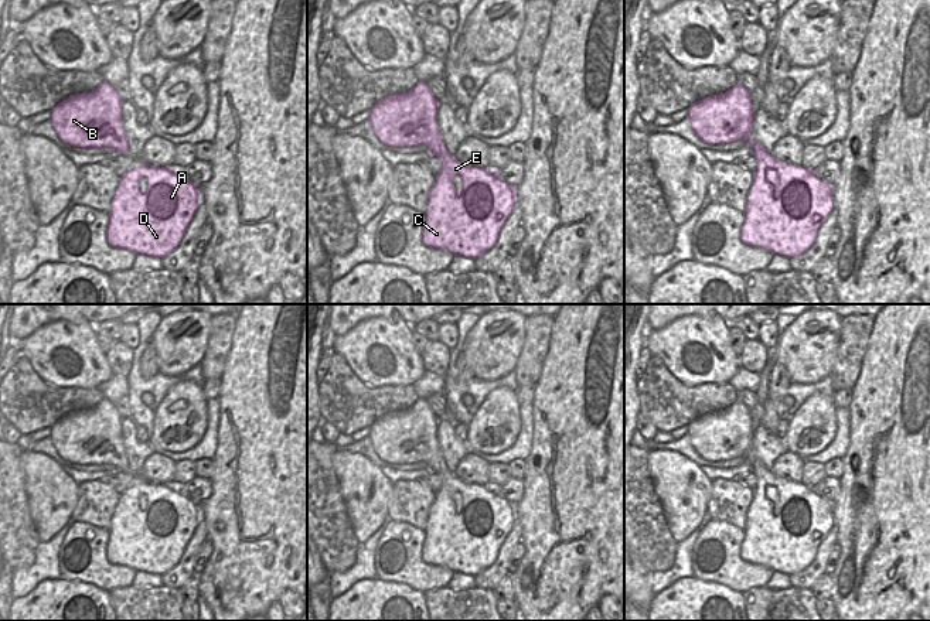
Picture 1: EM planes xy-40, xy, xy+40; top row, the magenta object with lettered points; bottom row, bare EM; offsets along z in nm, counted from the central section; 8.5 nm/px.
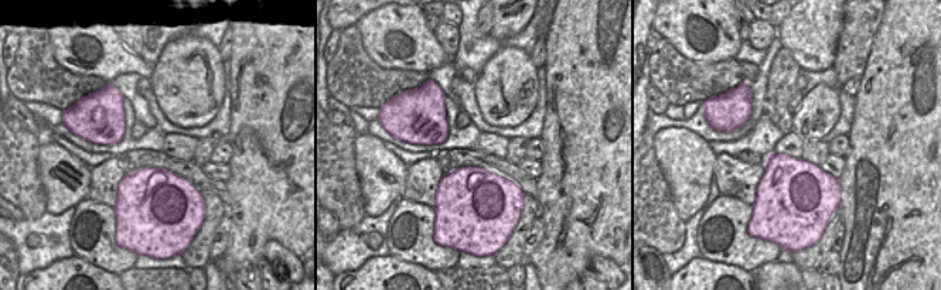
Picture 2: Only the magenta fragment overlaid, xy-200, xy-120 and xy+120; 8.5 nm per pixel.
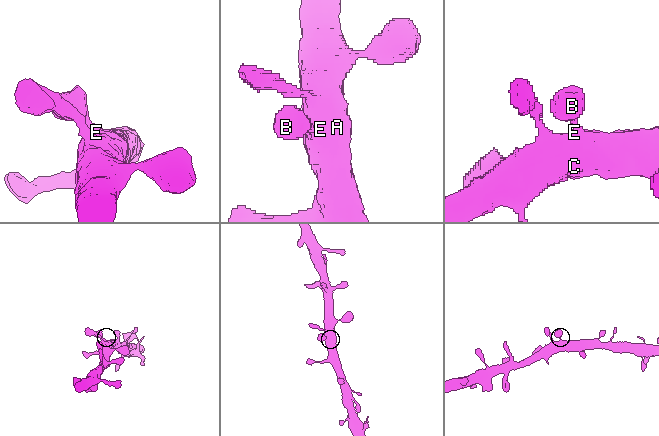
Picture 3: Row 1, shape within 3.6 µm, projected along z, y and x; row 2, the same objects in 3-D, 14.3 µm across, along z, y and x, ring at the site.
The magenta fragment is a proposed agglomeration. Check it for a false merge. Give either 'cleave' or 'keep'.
keep

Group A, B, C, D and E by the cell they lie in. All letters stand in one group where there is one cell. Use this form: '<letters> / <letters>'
A B C D E

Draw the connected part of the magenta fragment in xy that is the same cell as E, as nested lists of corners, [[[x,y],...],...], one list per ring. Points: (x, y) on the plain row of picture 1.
[[[419,397],[409,409],[395,410],[377,419],[369,426],[368,437],[382,461],[389,464],[423,461],[442,478],[442,487],[436,491],[436,498],[427,512],[422,560],[474,577],[495,562],[501,545],[517,522],[515,505],[503,498],[498,488],[466,482],[447,470],[437,443],[437,423],[439,417],[425,397]]]

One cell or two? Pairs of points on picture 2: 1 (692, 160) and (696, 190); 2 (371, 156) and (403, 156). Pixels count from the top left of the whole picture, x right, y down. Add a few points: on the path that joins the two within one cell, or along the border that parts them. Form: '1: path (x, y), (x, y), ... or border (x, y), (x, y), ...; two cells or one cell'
1: path (691, 167), (691, 183); one cell
2: border (382, 143), (406, 167); two cells

